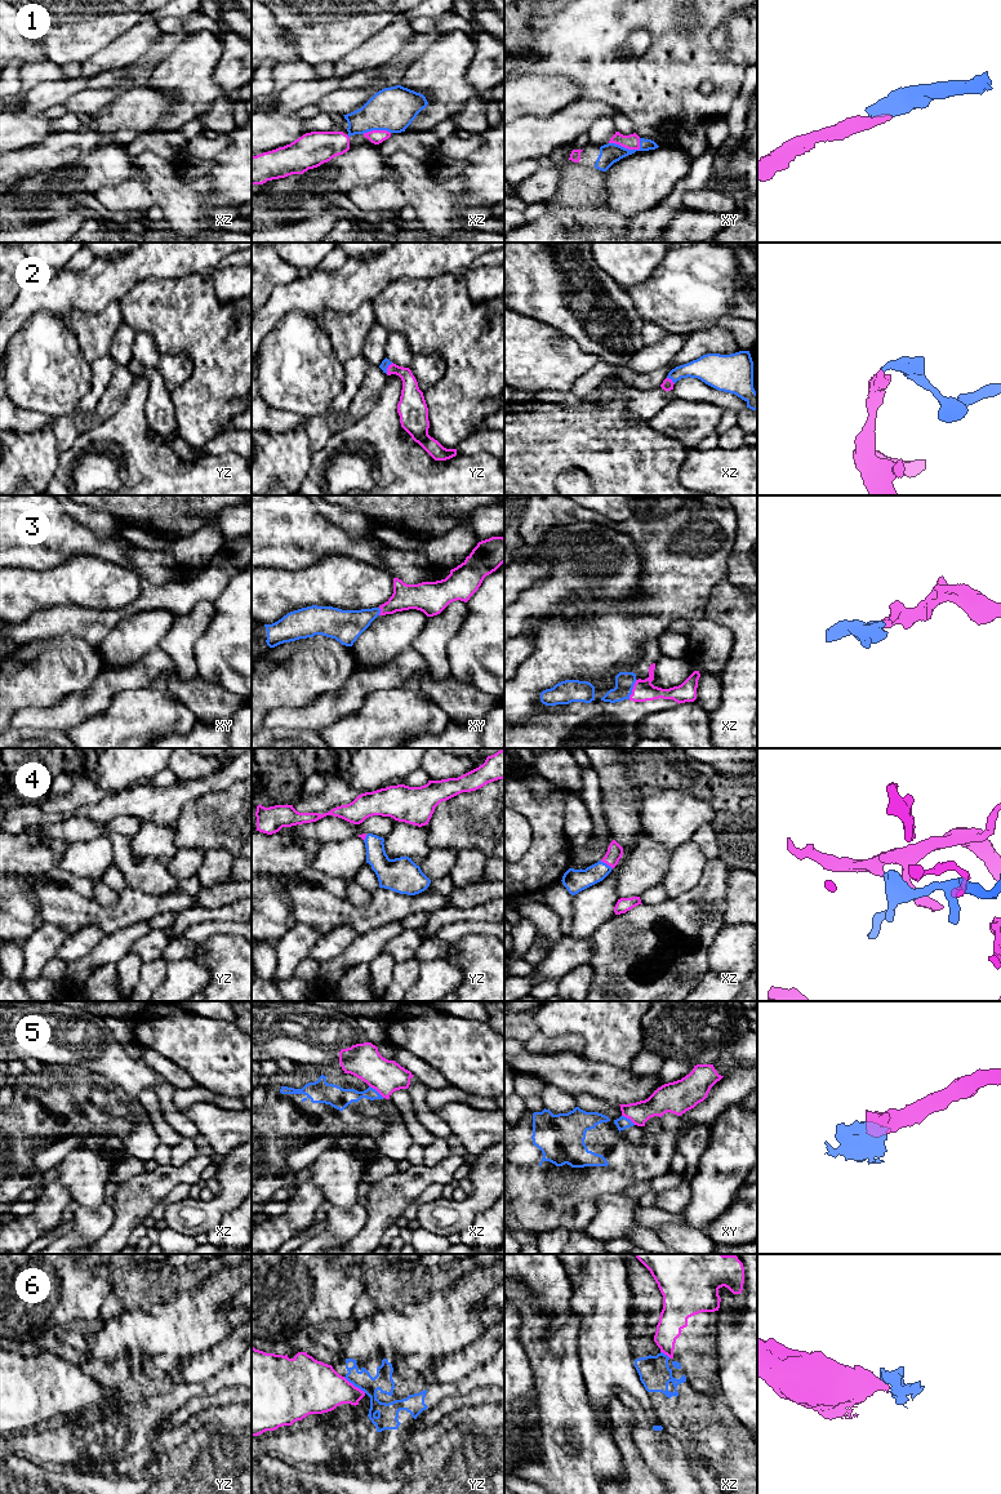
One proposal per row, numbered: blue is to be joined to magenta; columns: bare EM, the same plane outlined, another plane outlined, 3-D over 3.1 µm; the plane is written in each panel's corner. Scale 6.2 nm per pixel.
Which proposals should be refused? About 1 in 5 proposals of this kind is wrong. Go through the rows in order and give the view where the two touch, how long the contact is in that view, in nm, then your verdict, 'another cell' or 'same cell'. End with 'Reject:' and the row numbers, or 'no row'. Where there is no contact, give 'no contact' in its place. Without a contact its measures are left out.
1: xy | 200 nm | same cell
2: yz | 80 nm | same cell
3: xz | 130 nm | same cell
4: xz | 90 nm | same cell
5: xz | 120 nm | another cell
6: yz | 170 nm | another cell
Reject: 5, 6

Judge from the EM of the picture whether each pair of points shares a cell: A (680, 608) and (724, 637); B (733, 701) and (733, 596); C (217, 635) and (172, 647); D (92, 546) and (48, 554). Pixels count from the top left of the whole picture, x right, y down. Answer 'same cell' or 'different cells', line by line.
A: different cells
B: same cell
C: different cells
D: same cell

